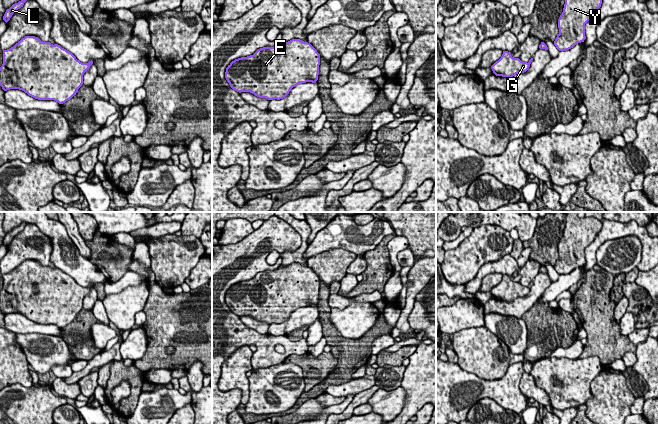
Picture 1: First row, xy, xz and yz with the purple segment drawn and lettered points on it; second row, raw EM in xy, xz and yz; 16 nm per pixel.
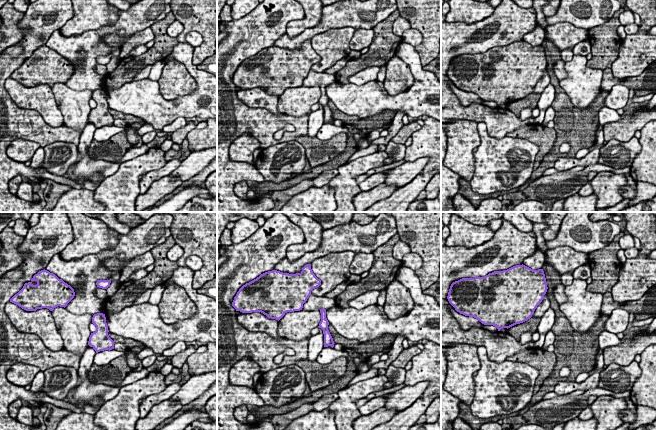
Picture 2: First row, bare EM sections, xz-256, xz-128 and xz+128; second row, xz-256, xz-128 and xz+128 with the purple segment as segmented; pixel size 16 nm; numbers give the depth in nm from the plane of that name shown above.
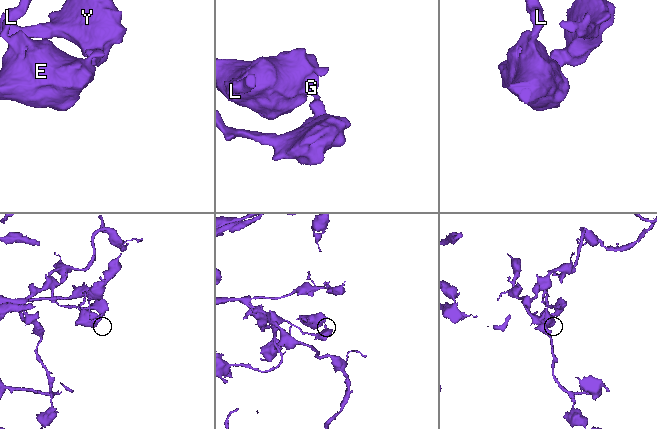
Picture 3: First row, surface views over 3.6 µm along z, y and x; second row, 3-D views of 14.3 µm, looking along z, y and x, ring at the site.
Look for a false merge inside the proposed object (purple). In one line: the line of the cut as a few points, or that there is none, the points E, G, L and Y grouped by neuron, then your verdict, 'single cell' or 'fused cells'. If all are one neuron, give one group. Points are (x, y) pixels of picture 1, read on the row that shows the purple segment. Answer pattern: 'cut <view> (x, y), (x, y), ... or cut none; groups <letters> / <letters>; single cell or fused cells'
cut xz (315, 80), (310, 81); groups E G L / Y; fused cells

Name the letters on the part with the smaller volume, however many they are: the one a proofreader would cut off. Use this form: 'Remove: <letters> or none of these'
Remove: E, G, L

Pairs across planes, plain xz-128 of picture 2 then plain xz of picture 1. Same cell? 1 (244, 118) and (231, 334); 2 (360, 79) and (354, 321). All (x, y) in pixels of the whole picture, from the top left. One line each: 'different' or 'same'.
1: same
2: different

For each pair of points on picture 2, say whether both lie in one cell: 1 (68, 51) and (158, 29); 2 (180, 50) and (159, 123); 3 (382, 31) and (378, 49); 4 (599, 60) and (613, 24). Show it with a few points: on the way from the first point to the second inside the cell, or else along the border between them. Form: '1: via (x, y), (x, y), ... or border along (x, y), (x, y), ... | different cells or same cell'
1: border along (170, 12), (150, 26) | different cells
2: via (193, 70), (200, 77), (200, 91), (179, 107) | same cell
3: via (382, 35), (382, 45) | same cell
4: via (604, 51), (607, 33) | same cell

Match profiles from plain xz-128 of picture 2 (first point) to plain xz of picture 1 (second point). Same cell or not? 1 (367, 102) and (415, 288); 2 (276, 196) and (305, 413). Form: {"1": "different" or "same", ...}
{"1": "different", "2": "same"}

